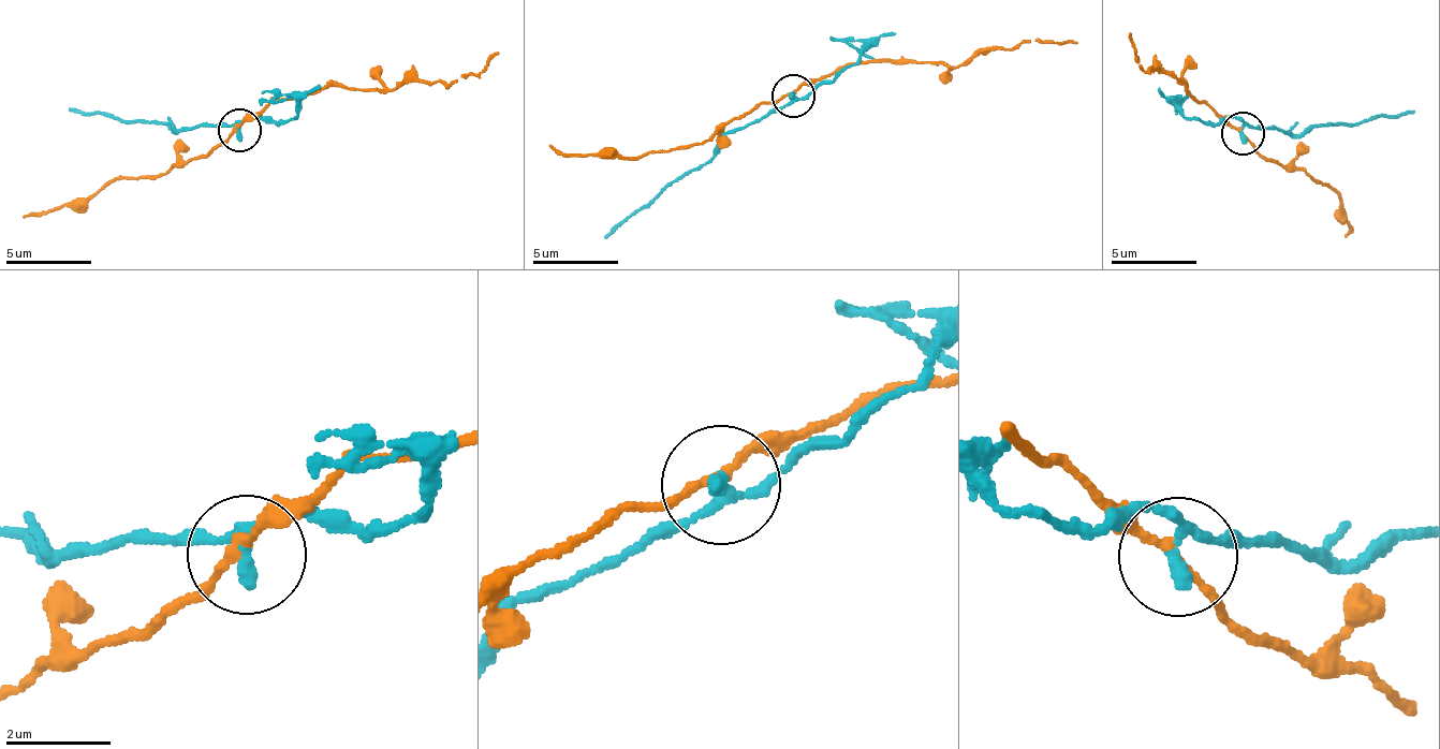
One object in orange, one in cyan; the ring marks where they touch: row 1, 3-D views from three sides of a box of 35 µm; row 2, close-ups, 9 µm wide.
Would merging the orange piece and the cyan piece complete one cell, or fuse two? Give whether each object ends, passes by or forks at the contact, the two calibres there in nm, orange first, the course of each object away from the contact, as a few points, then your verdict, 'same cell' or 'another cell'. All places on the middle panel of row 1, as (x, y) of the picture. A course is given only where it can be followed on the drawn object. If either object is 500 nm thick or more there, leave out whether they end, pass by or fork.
orange passes by; cyan passes by; calibres 170 and 240 nm; course orange (792, 92), (848, 64), (965, 65), (983, 49), (1051, 39), (1076, 41); course cyan (792, 97), (731, 130), (708, 161), (676, 176), (606, 237); another cell

